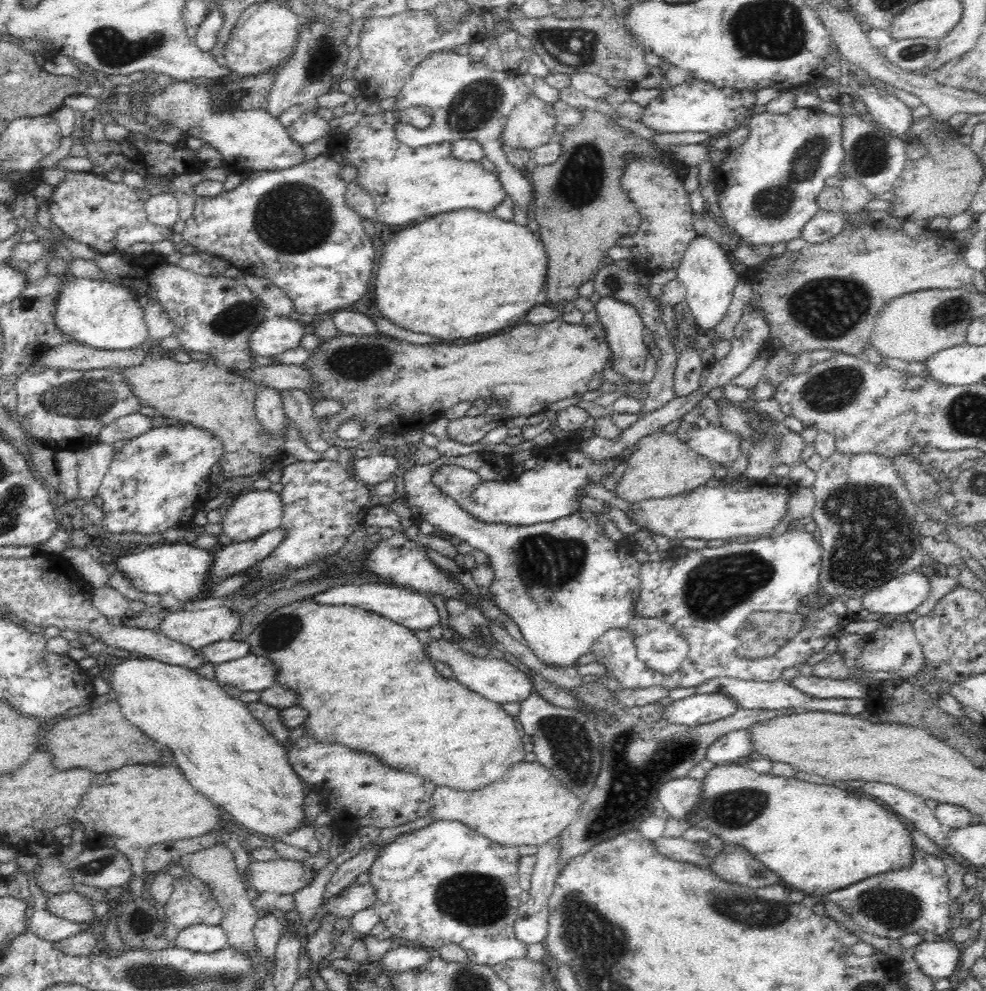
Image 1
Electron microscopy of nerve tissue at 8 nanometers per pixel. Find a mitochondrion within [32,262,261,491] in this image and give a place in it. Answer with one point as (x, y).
(81, 398)

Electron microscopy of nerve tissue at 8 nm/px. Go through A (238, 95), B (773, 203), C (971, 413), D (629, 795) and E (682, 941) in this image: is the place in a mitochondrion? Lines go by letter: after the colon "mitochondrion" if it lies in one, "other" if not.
A: mitochondrion
B: mitochondrion
C: mitochondrion
D: mitochondrion
E: other

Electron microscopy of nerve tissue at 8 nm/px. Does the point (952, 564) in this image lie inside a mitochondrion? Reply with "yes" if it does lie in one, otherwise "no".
no

